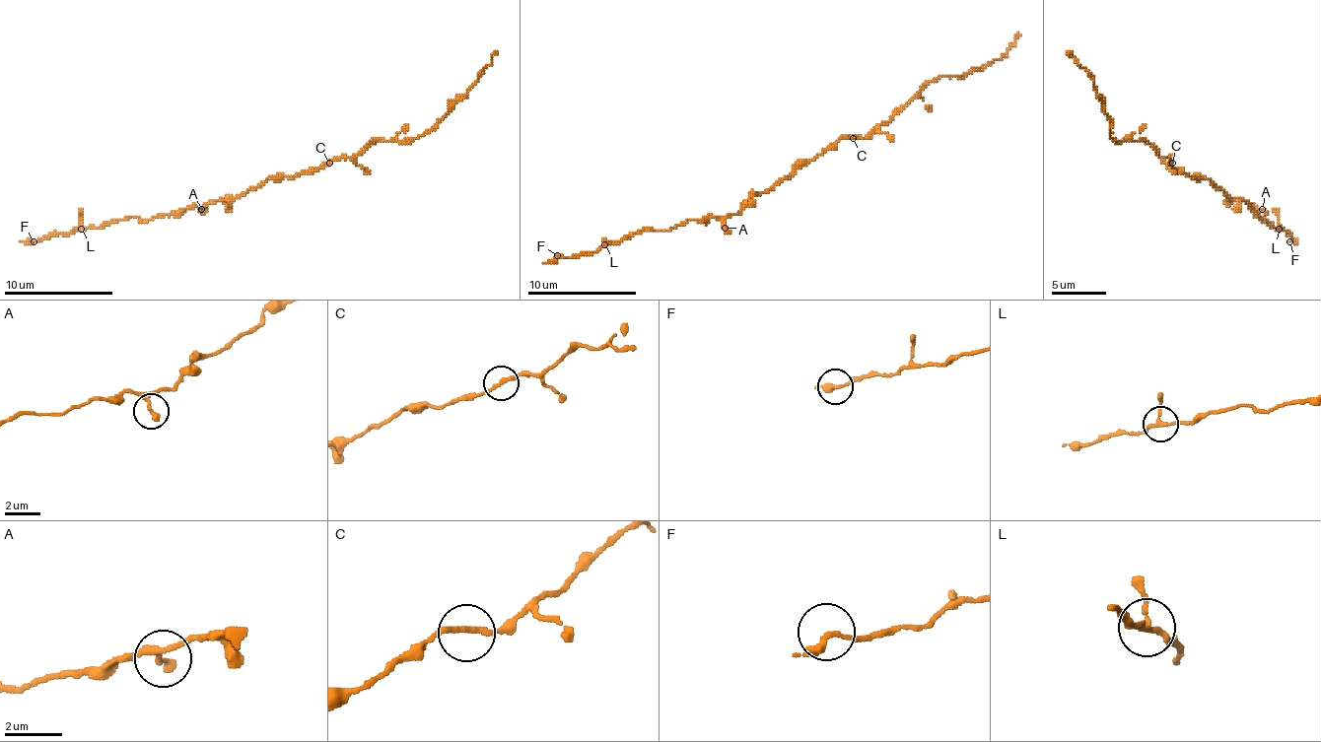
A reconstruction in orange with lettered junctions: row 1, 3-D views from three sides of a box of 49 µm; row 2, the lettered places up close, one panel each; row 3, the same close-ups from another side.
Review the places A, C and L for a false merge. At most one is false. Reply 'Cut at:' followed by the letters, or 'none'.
Cut at: none

